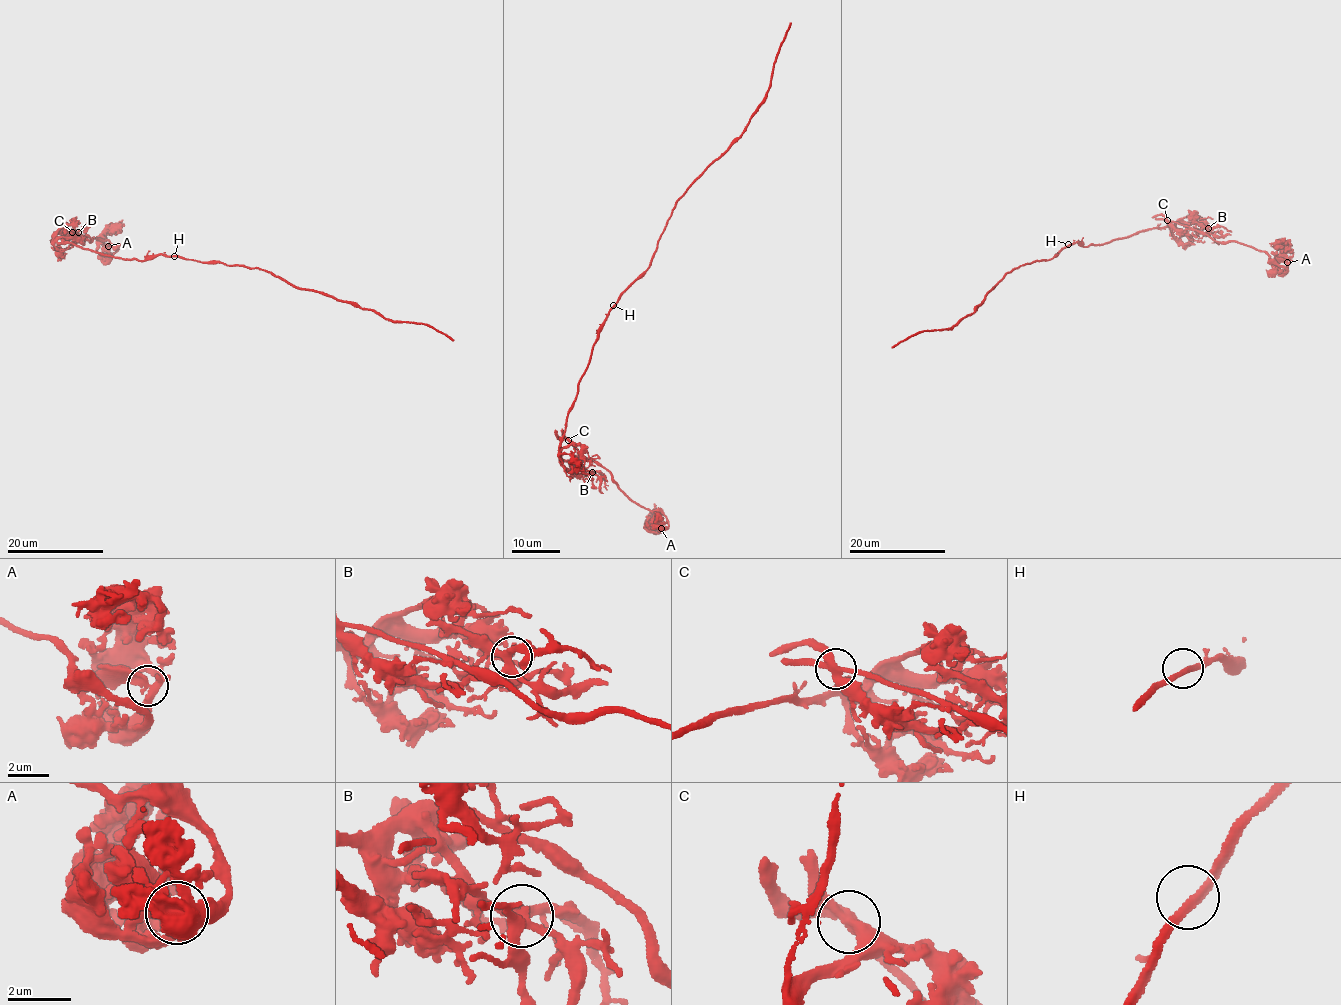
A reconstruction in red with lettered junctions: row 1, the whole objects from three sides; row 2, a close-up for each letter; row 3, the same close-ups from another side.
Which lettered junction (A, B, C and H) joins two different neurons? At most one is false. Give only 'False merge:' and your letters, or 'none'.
False merge: none

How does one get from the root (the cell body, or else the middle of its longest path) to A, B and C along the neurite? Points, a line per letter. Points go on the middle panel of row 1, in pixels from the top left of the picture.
A: (615, 305), (593, 348), (558, 447), (576, 444), (585, 451), (633, 501), (655, 513), (653, 522), (661, 528)
B: (615, 305), (593, 348), (559, 446), (563, 459), (592, 472)
C: (615, 305), (602, 326), (579, 384), (576, 399), (567, 415), (566, 431), (559, 448), (567, 447), (567, 440)

